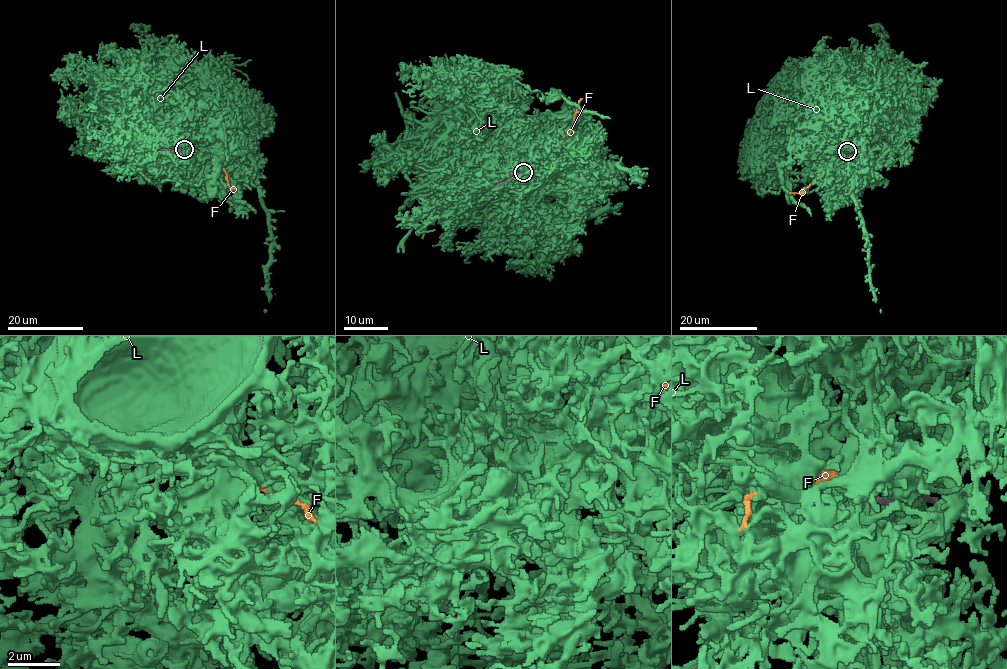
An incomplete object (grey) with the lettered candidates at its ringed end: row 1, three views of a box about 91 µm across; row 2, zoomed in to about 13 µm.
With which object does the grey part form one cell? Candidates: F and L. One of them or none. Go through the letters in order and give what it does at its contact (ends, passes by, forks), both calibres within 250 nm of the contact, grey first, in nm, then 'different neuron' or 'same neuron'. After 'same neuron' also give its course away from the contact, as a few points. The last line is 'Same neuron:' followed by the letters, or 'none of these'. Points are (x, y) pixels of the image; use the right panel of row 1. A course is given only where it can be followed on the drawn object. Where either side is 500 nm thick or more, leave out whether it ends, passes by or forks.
F: it ends; calibres 120 and 170 nm; different neuron
L: it ends; calibres 140 and 440 nm; different neuron
Same neuron: none of these

